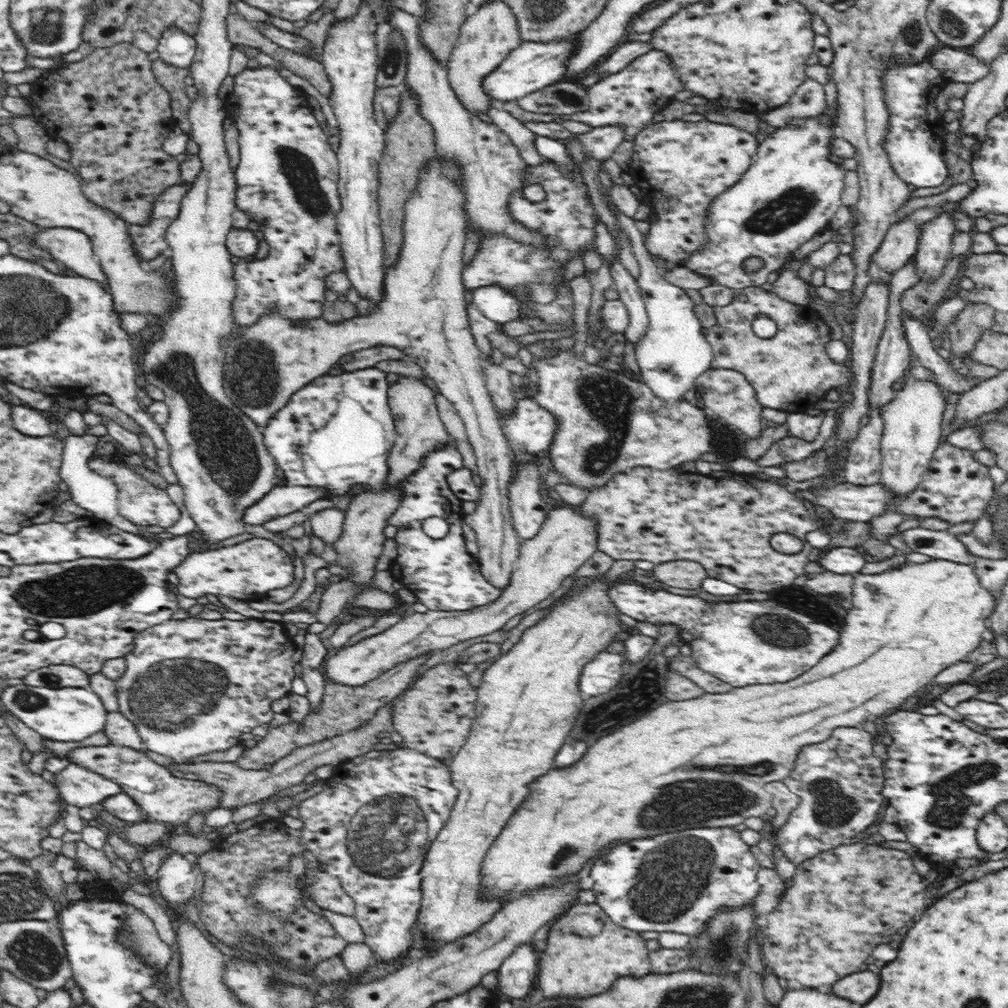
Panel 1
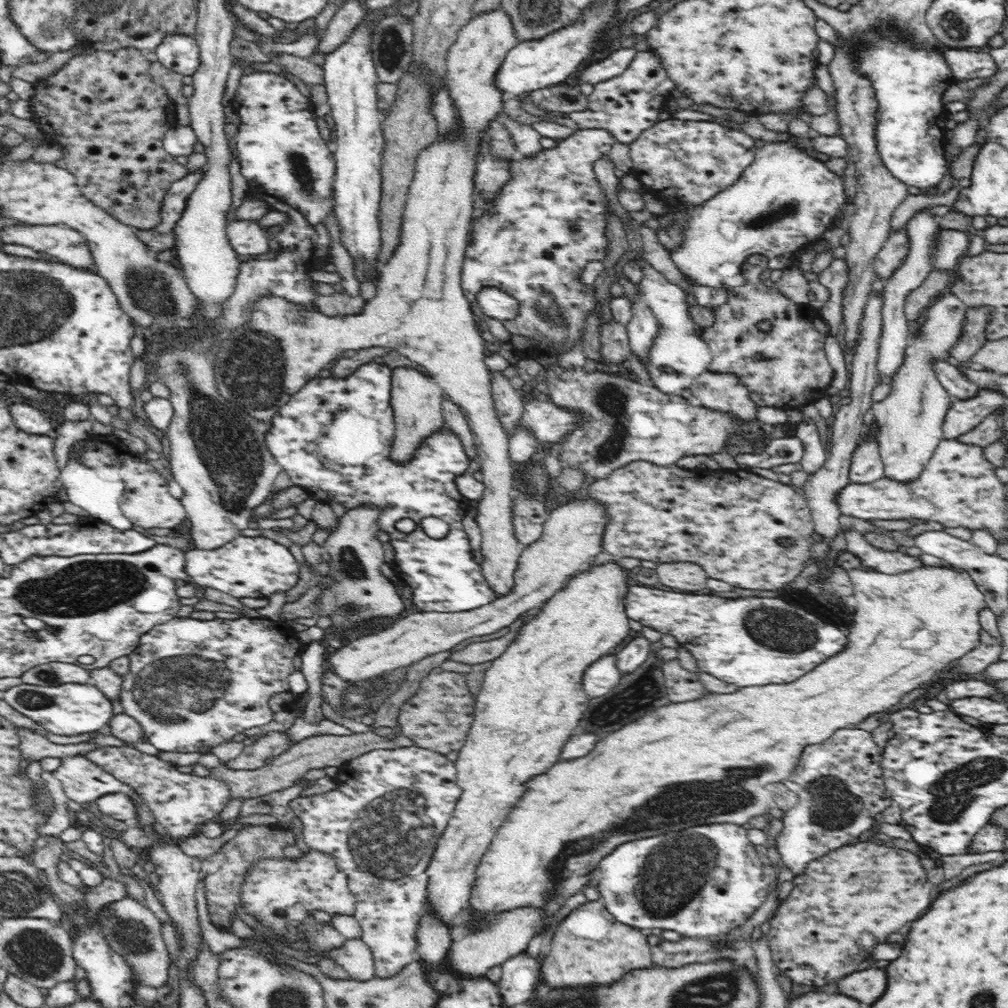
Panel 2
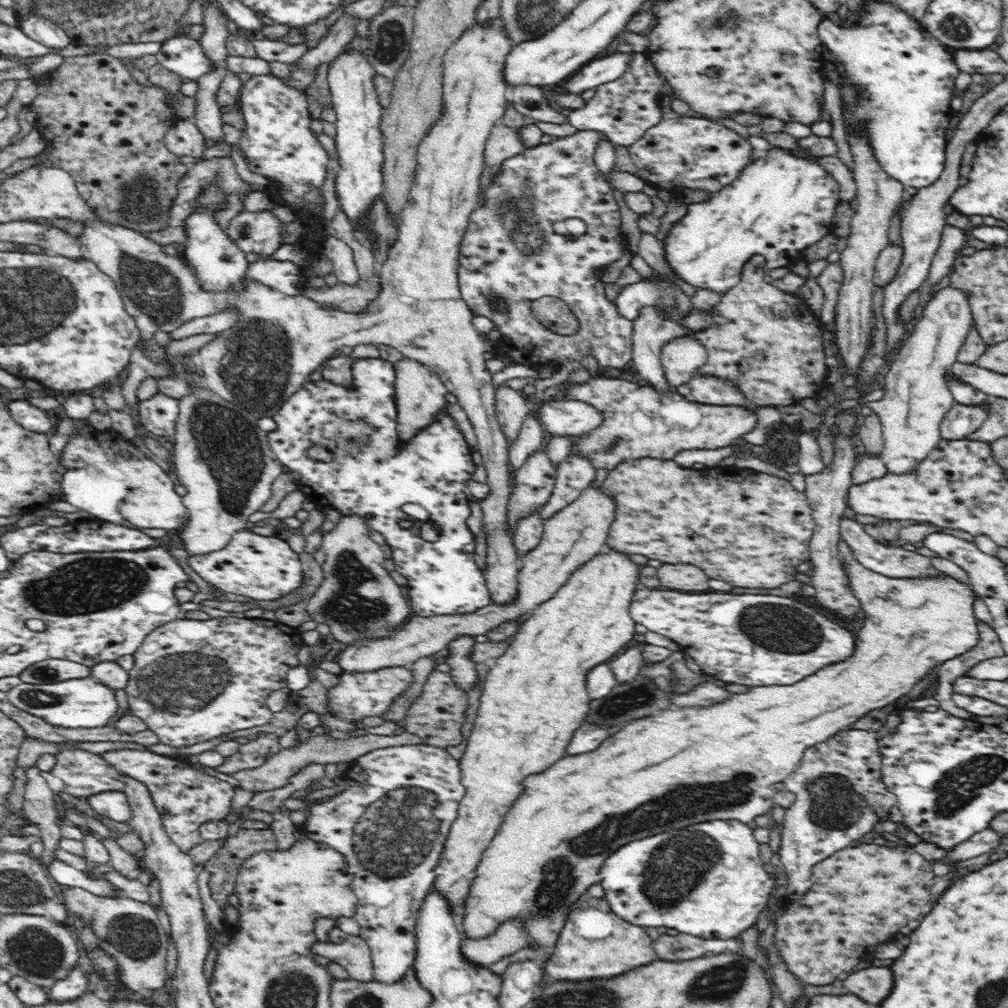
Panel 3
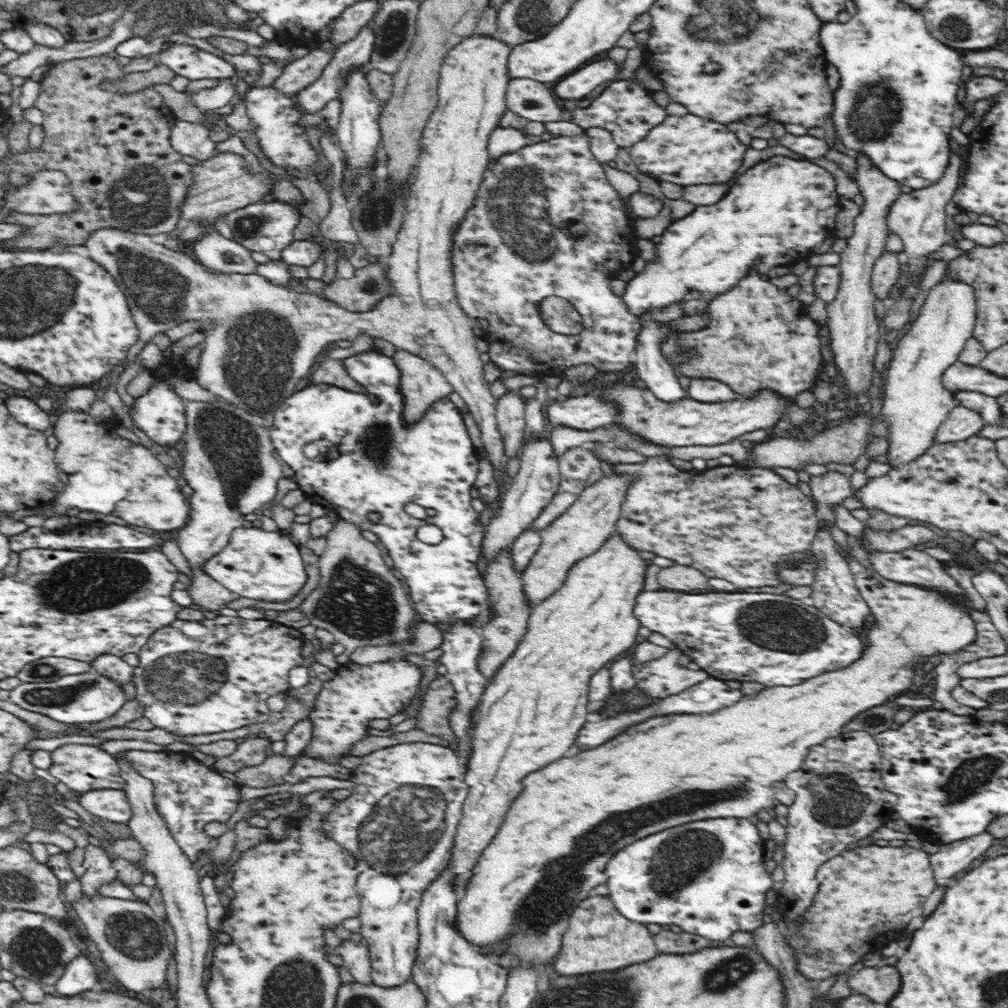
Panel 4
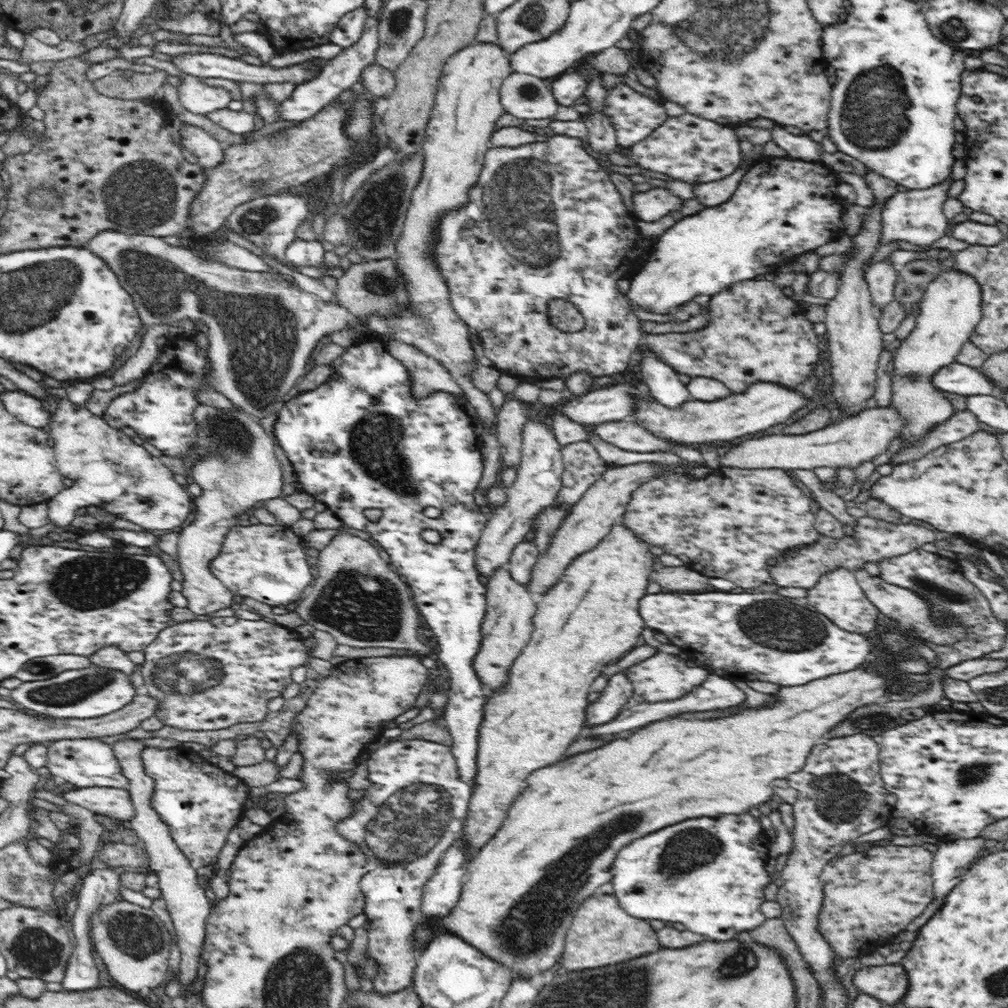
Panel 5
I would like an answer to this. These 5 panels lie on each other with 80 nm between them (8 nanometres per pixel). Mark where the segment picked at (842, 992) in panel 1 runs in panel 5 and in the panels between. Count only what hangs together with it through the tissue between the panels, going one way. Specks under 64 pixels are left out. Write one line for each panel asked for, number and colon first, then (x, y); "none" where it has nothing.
2: (867, 986)
3: (873, 984)
4: (880, 984)
5: (889, 983)

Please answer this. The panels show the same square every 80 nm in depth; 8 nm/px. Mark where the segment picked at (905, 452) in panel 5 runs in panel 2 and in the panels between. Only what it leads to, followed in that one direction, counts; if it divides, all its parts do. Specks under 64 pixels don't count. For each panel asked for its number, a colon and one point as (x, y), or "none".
2: (963, 415)
3: (961, 421)
4: (962, 423)

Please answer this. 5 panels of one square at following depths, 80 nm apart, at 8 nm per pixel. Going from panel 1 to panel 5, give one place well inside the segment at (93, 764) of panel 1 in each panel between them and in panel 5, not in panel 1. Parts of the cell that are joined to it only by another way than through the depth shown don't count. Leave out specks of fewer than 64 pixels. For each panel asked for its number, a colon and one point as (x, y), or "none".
2: (180, 802)
3: (186, 798)
4: (188, 795)
5: (200, 803)

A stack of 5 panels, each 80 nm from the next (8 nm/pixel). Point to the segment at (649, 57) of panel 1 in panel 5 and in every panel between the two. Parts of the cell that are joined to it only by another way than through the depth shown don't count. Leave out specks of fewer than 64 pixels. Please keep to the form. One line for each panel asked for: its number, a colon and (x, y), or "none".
2: (625, 106)
3: (624, 109)
4: (626, 109)
5: (634, 116)

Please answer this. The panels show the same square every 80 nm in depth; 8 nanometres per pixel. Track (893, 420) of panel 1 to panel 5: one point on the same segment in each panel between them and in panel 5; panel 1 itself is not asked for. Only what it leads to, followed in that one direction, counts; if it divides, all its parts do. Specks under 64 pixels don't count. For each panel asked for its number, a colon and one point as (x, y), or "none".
2: (910, 418)
3: (916, 399)
4: (916, 403)
5: (951, 307)

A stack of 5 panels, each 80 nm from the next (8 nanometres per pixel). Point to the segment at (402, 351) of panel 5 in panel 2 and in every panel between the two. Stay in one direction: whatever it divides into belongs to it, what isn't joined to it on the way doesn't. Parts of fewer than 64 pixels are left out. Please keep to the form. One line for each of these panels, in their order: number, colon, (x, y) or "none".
2: (416, 399)
3: (419, 396)
4: (422, 384)

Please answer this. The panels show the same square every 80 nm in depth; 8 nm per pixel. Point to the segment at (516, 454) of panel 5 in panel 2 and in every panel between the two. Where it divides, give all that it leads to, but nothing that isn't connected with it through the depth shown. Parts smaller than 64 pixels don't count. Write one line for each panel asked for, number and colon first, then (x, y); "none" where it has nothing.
2: (509, 407)
3: (511, 406)
4: (510, 408)

